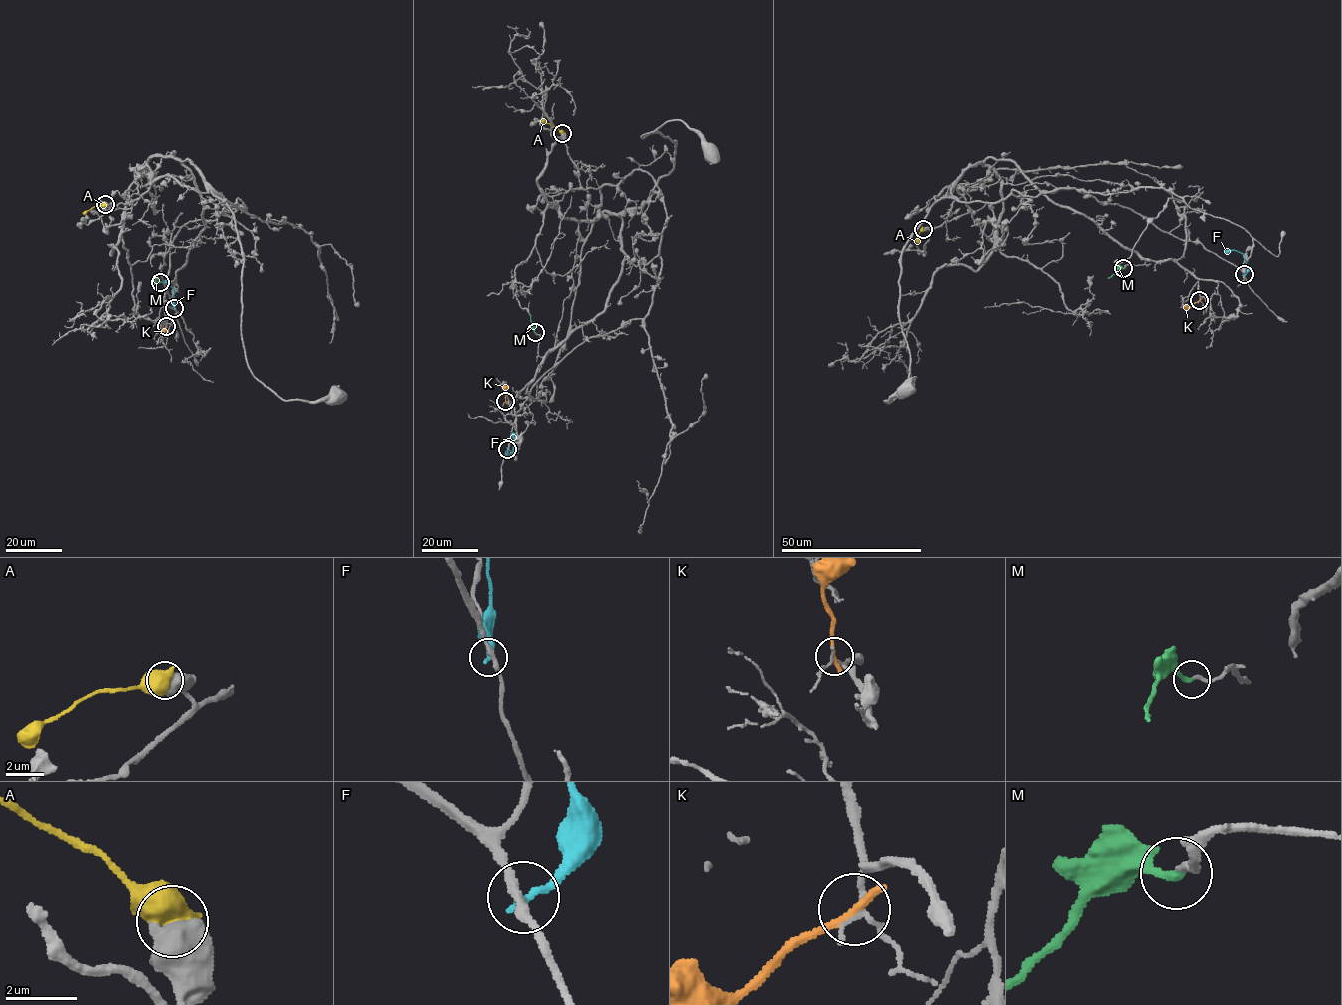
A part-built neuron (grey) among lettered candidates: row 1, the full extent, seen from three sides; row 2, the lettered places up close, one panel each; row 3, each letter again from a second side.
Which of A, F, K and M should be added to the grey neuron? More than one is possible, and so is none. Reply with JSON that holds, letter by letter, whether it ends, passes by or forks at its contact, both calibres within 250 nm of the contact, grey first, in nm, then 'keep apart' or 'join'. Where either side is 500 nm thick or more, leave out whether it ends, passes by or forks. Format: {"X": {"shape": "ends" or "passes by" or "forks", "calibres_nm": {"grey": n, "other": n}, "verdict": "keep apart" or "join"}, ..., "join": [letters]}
{"A": {"calibres_nm": {"grey": 700, "other": 750}, "verdict": "keep apart"}, "F": {"shape": "ends", "calibres_nm": {"grey": 260, "other": 200}, "verdict": "keep apart"}, "K": {"shape": "ends", "calibres_nm": {"grey": 150, "other": 260}, "verdict": "keep apart"}, "M": {"shape": "ends", "calibres_nm": {"grey": 200, "other": 240}, "verdict": "join"}, "join": ["M"]}

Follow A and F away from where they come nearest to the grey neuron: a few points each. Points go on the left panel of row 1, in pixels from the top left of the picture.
A: (105, 205), (82, 213)
F: (174, 308), (173, 289), (169, 282), (164, 282)

